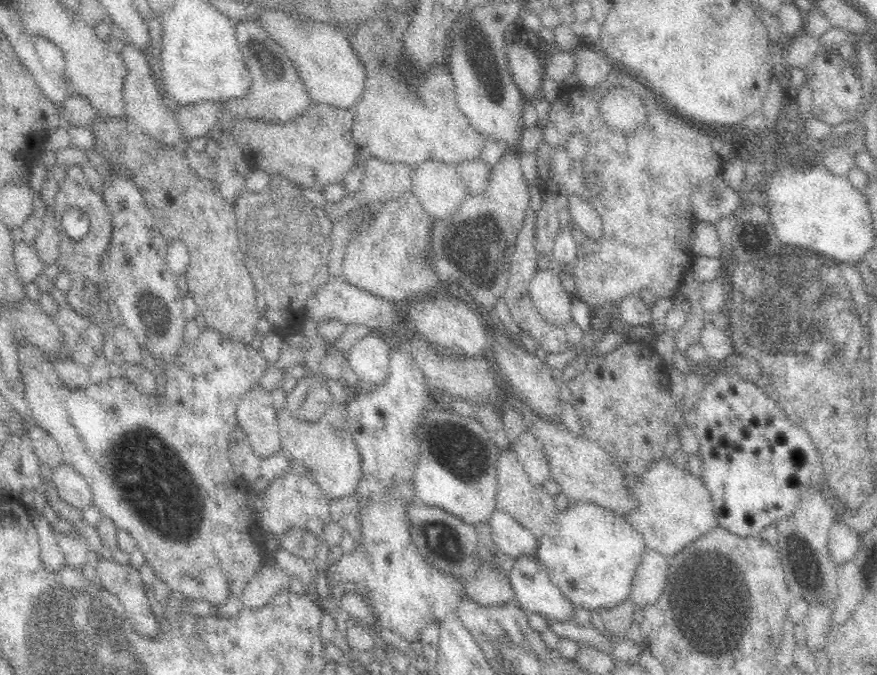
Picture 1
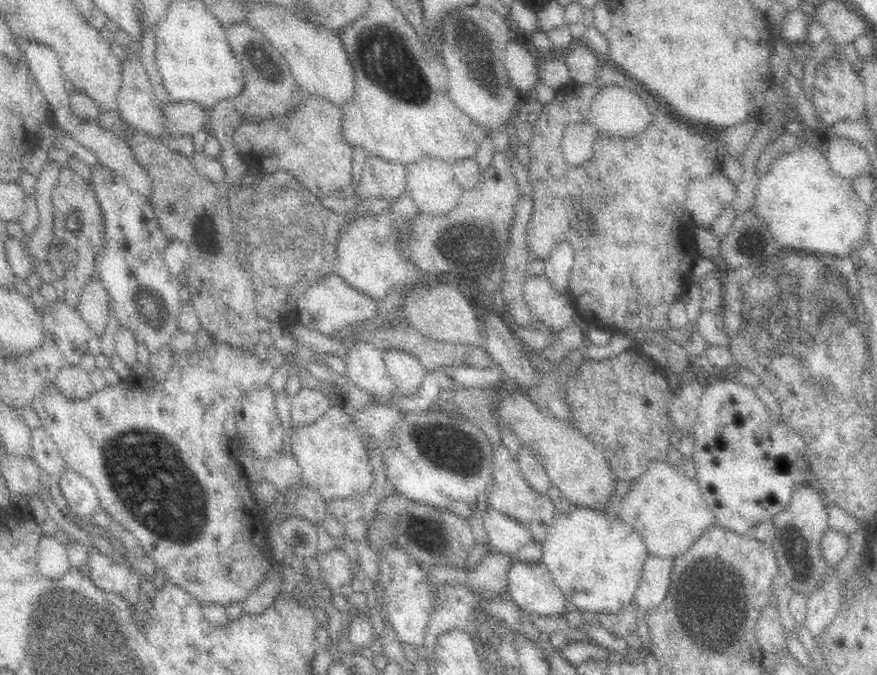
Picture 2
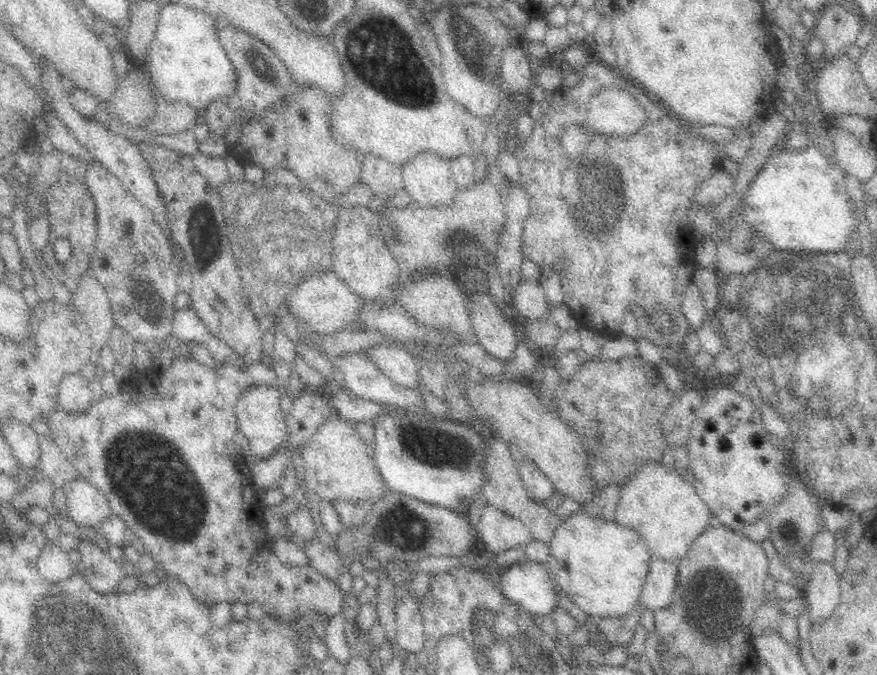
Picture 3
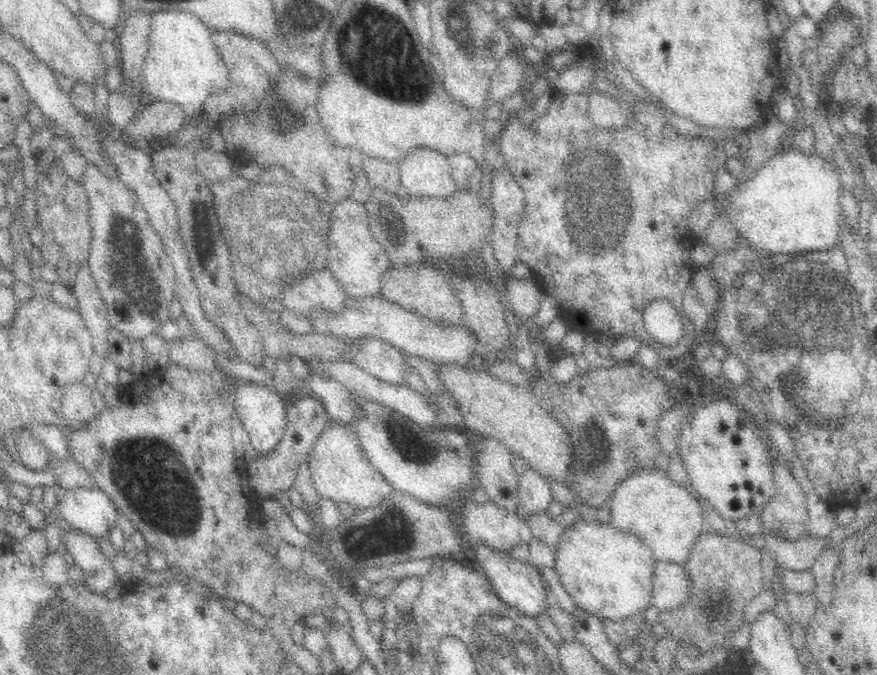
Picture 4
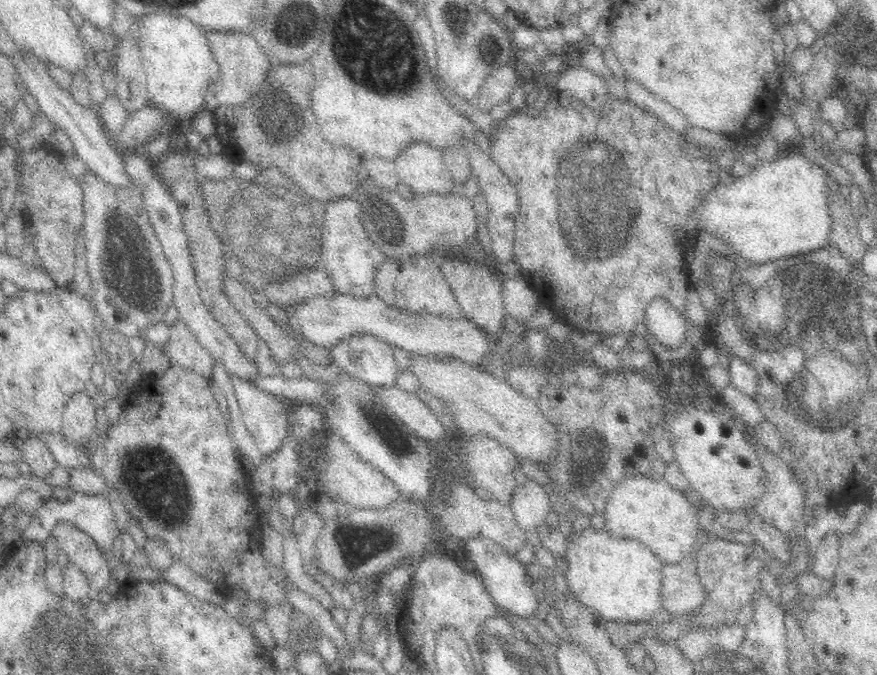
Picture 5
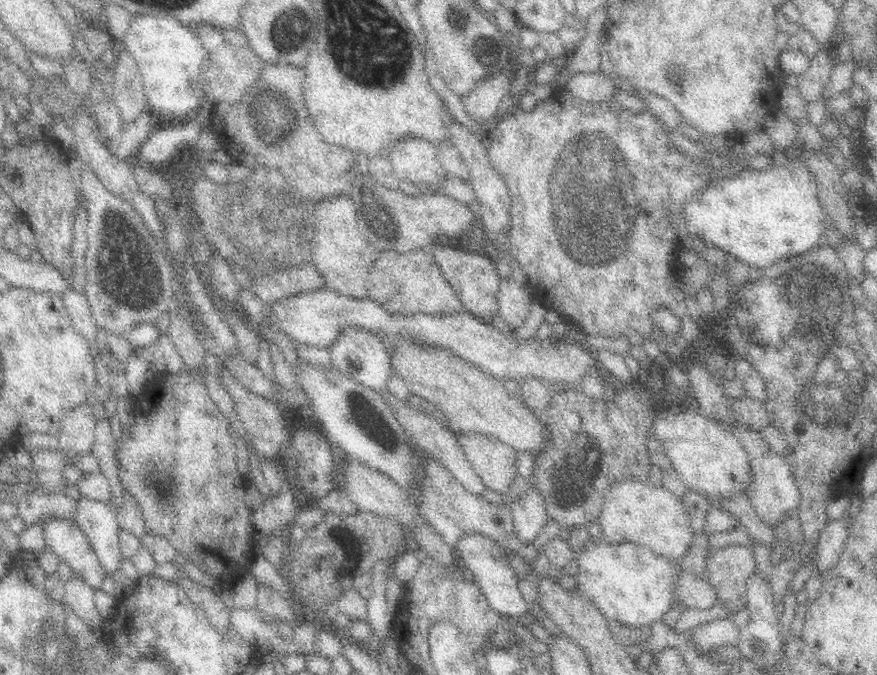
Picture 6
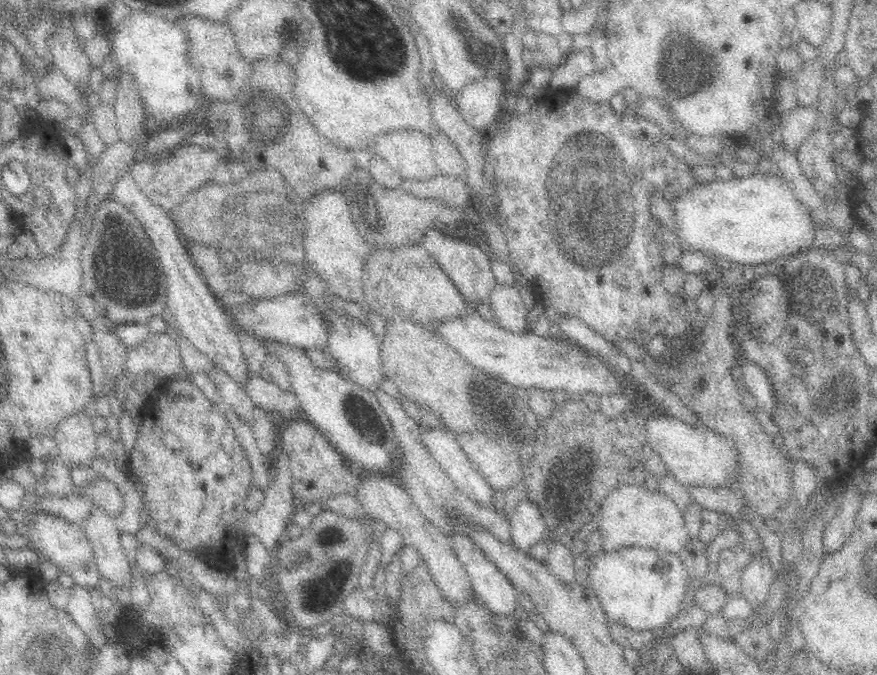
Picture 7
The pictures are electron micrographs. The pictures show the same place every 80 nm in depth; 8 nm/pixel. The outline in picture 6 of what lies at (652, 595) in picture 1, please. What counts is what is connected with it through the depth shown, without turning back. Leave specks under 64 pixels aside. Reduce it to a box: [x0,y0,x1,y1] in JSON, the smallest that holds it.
[674,571,718,610]

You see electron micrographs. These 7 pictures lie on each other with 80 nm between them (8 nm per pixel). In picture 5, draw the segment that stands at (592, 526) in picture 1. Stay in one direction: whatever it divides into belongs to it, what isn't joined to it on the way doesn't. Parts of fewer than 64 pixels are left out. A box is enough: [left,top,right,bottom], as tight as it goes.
[567,526,666,624]

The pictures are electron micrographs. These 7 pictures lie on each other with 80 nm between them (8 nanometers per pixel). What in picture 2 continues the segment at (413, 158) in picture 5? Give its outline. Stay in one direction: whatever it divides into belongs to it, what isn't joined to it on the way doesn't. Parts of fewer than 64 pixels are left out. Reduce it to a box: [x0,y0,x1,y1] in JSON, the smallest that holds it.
[406,156,460,214]

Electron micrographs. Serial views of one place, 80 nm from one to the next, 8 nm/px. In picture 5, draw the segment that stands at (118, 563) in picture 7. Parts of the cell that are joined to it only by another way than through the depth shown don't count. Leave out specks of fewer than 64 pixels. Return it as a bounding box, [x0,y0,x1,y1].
[15,493,119,564]

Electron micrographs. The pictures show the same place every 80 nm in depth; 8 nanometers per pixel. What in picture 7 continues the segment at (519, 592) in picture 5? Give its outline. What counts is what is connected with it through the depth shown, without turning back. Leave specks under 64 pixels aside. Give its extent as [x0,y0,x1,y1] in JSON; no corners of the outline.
[449,534,519,617]

